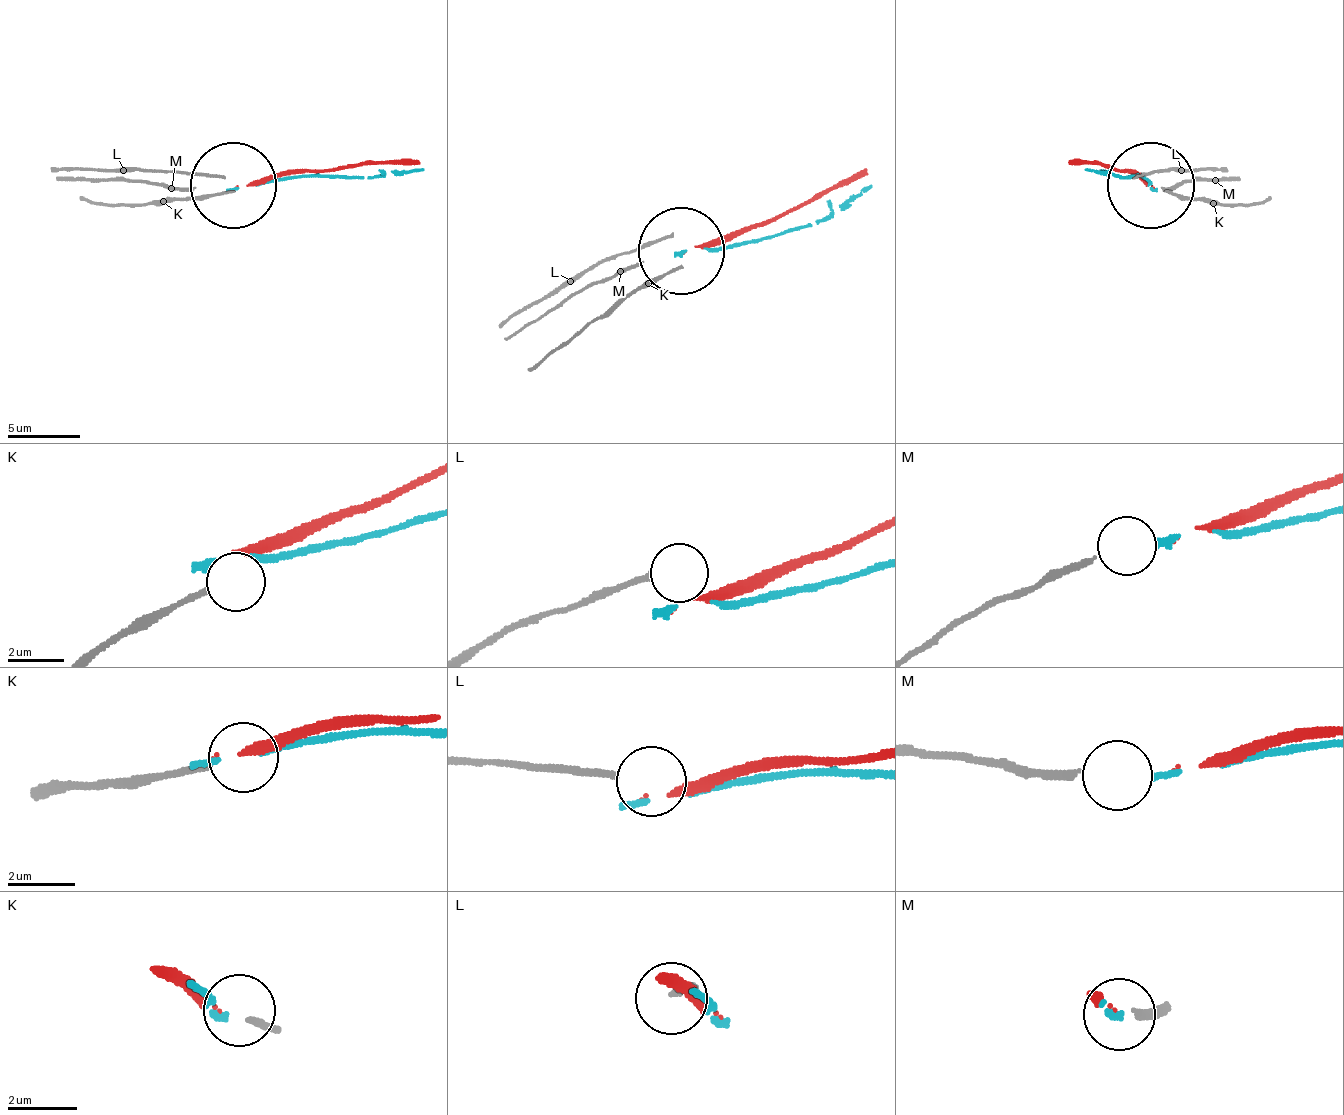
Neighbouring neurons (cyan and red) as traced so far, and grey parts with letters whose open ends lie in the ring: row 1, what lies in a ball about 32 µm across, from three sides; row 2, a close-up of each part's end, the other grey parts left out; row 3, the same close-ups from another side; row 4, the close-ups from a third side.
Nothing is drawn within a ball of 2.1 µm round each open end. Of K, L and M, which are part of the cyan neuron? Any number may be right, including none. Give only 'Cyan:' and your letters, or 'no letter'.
Cyan: M

